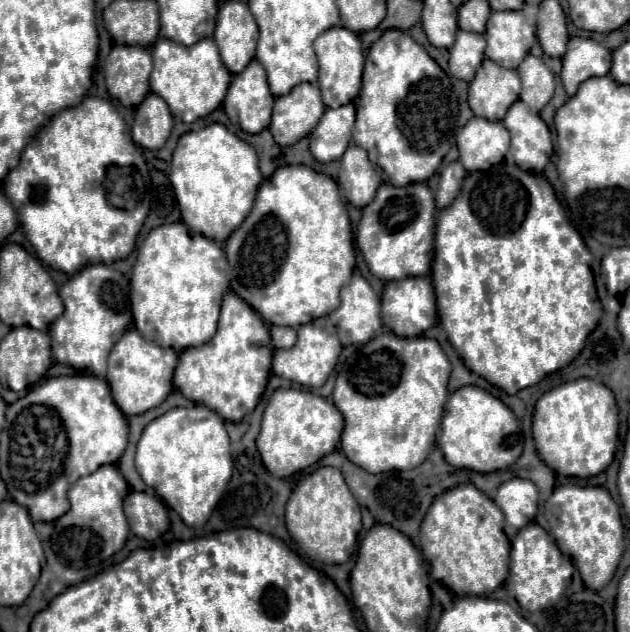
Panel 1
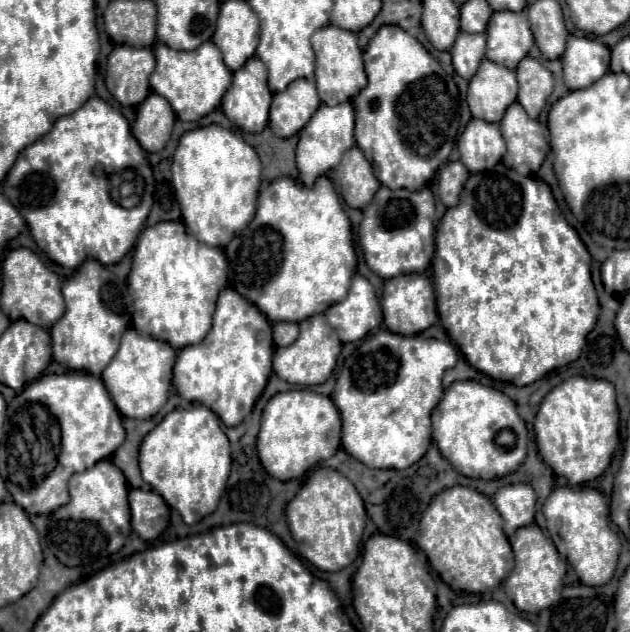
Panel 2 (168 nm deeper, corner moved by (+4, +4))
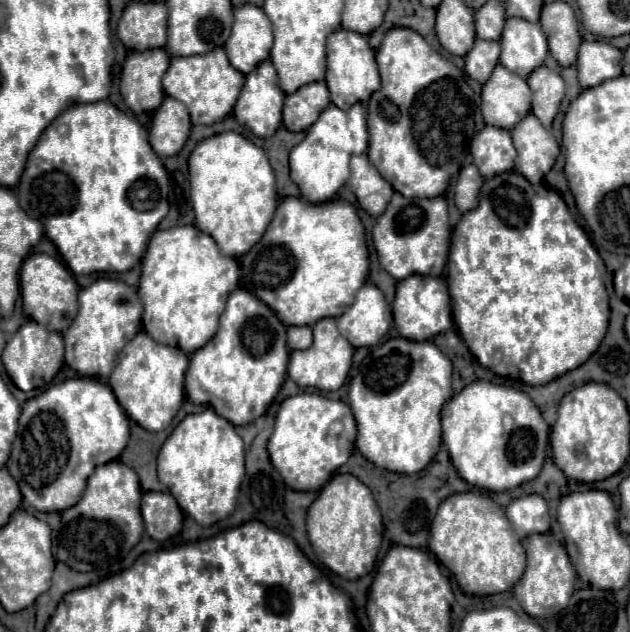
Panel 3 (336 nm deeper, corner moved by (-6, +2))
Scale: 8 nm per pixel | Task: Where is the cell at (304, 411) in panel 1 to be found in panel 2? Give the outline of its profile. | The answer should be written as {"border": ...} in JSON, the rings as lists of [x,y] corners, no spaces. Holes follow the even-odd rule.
{"border":[[[289,390],[275,394],[261,418],[257,452],[265,470],[277,480],[295,480],[305,476],[317,462],[331,458],[341,444],[341,416],[329,396],[309,390]]]}

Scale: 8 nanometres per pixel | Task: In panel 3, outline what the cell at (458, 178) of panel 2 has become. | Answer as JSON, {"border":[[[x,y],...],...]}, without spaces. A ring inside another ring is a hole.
{"border":[[[467,164],[459,172],[459,180],[455,186],[455,206],[461,212],[473,210],[477,206],[477,194],[483,184],[483,178],[475,164]]]}

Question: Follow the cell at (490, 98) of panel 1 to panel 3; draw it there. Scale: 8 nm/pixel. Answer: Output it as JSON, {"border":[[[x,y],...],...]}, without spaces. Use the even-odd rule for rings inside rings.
{"border":[[[503,64],[495,66],[481,90],[481,112],[485,124],[511,130],[531,110],[531,90],[527,82]]]}

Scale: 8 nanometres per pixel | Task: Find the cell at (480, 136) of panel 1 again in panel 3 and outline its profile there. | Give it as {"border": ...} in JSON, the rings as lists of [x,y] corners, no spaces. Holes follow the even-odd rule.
{"border":[[[485,126],[471,142],[471,156],[483,178],[513,170],[515,146],[511,142],[511,132],[499,130],[497,126]]]}

